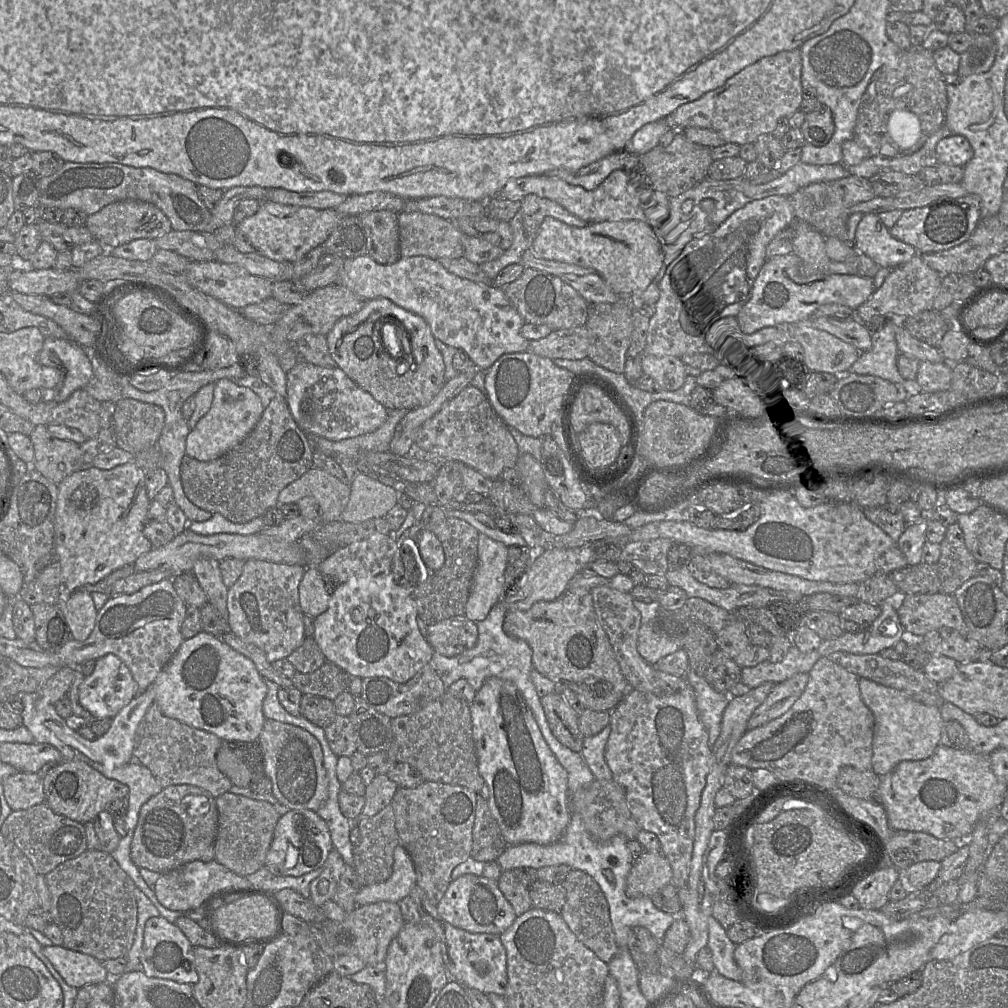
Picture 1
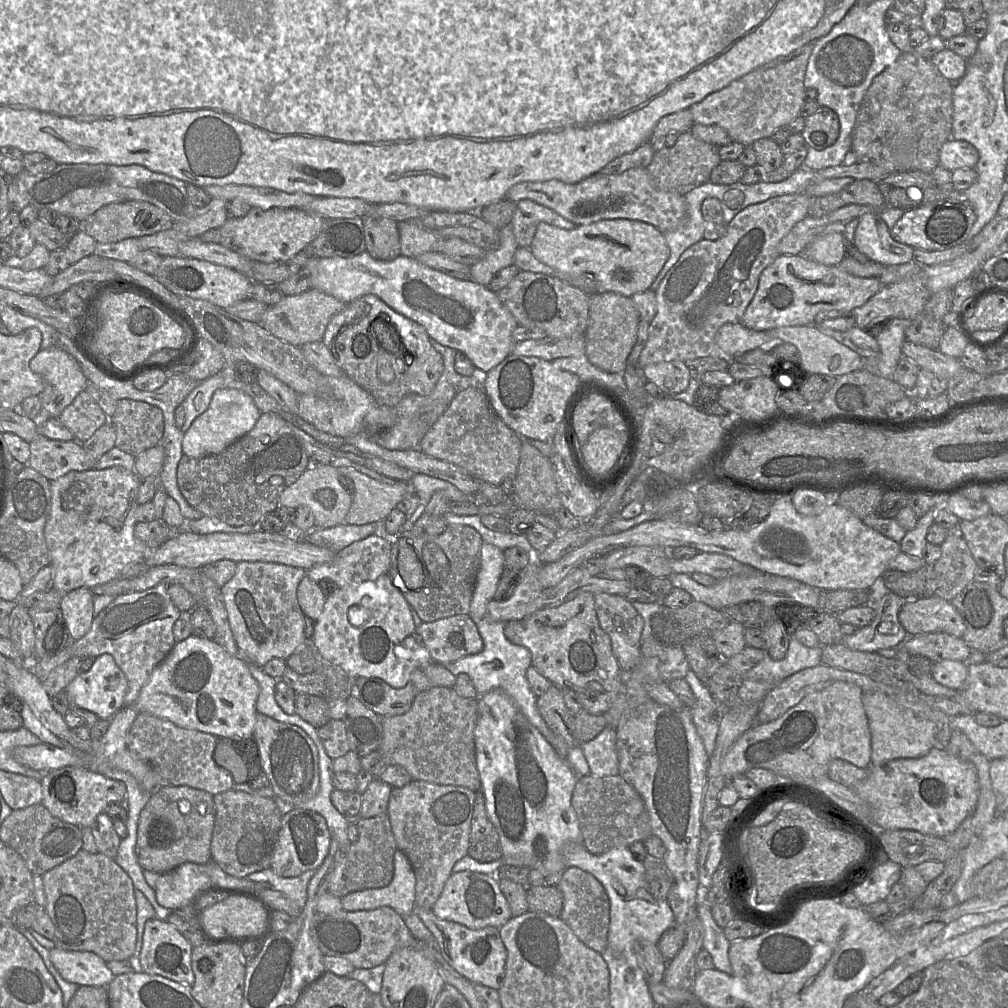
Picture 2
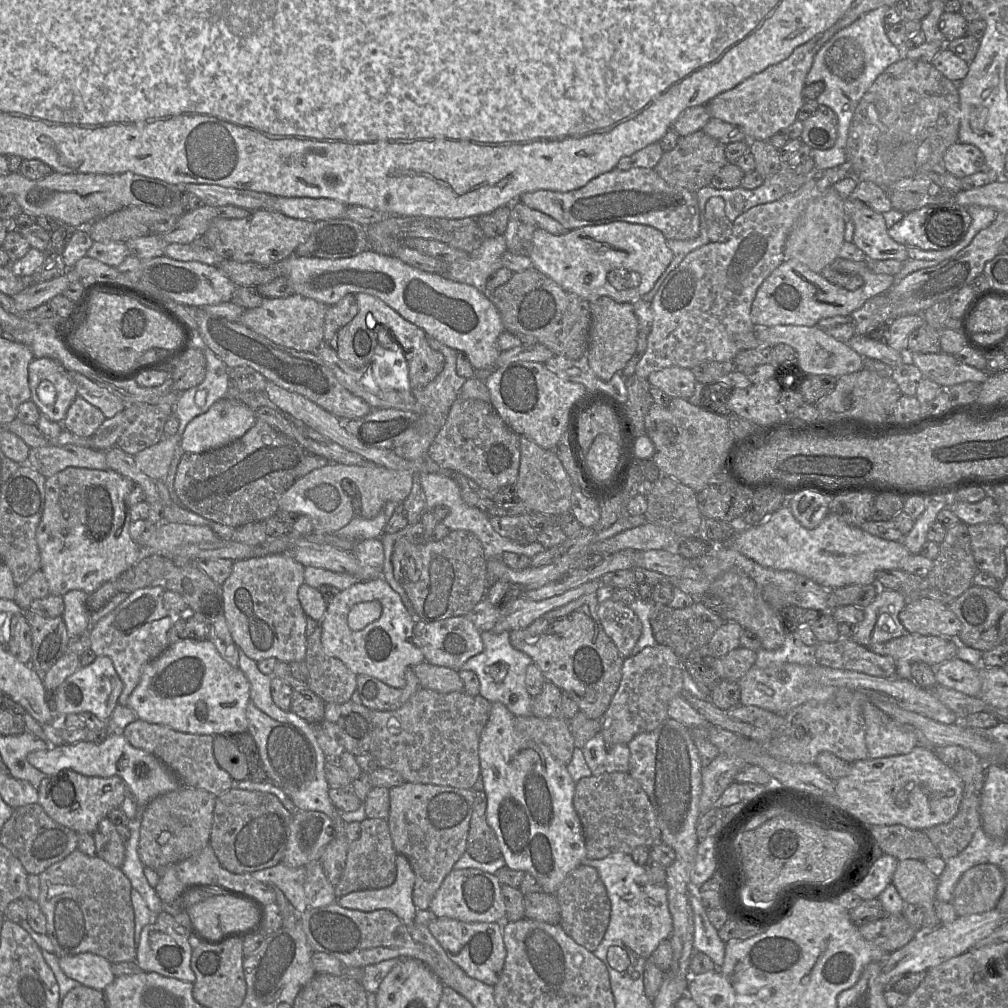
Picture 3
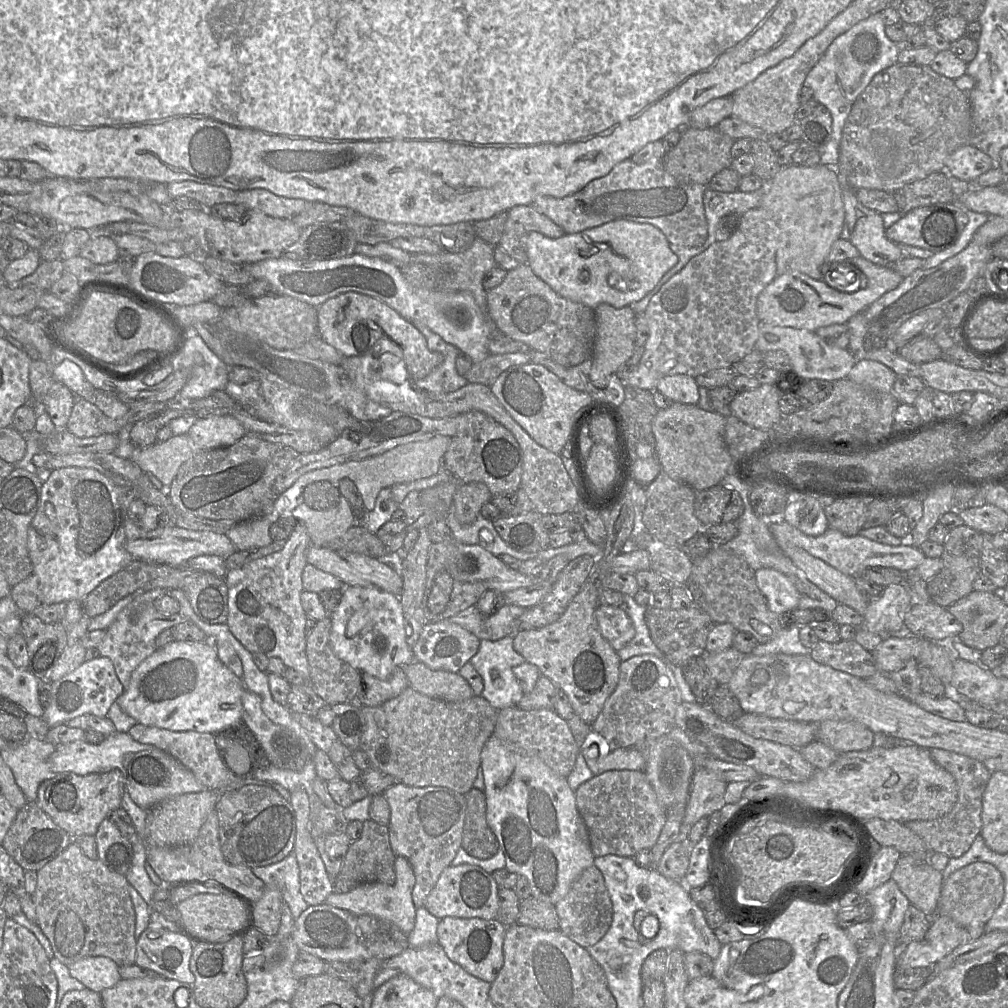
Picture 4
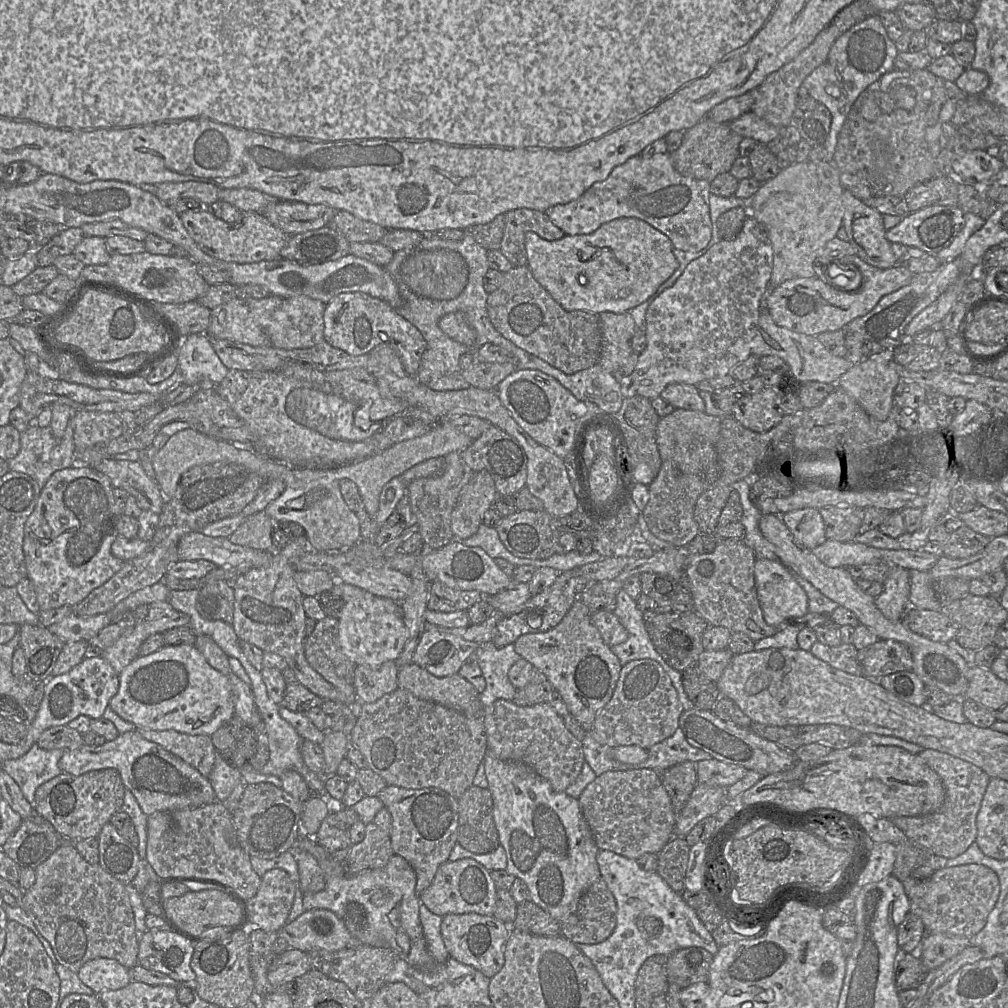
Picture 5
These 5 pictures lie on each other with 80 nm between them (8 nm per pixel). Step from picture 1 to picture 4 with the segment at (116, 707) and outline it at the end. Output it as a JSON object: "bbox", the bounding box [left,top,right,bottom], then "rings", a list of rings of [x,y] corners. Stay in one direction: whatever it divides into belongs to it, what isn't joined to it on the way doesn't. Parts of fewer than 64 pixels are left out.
{"bbox":[42,655,123,728],"rings":[[[100,655],[92,660],[84,661],[71,673],[51,682],[50,701],[42,718],[49,728],[67,723],[80,715],[93,714],[104,718],[111,705],[123,692],[123,685],[116,675],[113,663],[108,657]]]}

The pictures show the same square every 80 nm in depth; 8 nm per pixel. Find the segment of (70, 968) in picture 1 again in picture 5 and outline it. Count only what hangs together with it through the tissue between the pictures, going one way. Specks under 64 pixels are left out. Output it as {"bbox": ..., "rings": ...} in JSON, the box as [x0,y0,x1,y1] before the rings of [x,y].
{"bbox":[77,958,131,995],"rings":[[[108,958],[89,960],[79,969],[77,976],[95,995],[121,989],[131,982],[129,969]]]}

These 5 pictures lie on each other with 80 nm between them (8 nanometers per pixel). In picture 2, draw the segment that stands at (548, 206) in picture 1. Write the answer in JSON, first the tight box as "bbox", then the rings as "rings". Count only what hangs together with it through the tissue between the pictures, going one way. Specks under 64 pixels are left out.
{"bbox":[511,199,577,248],"rings":[[[530,199],[516,203],[511,220],[512,229],[519,247],[529,248],[533,241],[537,225],[545,222],[563,229],[572,229],[577,225],[554,210]]]}

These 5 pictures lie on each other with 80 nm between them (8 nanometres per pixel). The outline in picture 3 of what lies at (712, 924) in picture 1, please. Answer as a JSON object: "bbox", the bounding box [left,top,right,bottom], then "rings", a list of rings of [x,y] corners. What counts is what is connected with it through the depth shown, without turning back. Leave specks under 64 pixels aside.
{"bbox":[688,883,726,968],"rings":[[[689,883],[688,899],[693,911],[695,952],[708,955],[717,968],[723,965],[726,943],[721,940],[718,930],[711,924],[701,900],[699,887]]]}

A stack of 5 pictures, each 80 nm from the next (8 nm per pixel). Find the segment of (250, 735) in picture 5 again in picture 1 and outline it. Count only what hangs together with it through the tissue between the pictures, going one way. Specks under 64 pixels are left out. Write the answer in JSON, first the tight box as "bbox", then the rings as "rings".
{"bbox":[217,741,265,788],"rings":[[[257,741],[224,742],[217,752],[219,770],[234,786],[250,788],[265,775],[265,758],[262,746]]]}

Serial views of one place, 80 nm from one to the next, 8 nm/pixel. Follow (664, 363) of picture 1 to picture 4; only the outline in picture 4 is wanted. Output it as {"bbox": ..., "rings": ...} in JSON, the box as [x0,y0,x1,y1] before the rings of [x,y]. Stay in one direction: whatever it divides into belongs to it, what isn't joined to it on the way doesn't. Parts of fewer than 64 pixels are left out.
{"bbox":[656,374,699,405],"rings":[[[675,374],[661,378],[656,389],[672,402],[697,405],[699,401],[698,385],[695,377]]]}

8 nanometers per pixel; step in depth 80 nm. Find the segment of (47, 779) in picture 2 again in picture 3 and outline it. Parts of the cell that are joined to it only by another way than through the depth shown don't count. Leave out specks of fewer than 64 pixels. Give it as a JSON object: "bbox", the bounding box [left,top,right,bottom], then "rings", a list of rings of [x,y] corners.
{"bbox":[37,770,127,834],"rings":[[[62,770],[41,781],[37,803],[58,824],[76,833],[93,834],[99,822],[107,817],[111,810],[120,808],[127,795],[127,786],[119,776],[102,778],[85,776],[73,770]]]}

